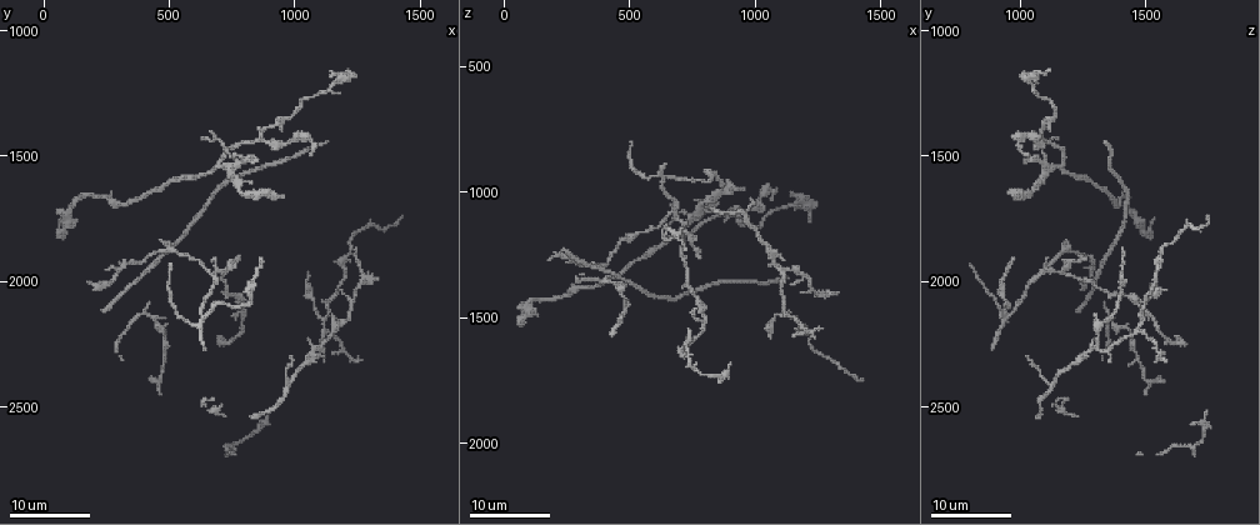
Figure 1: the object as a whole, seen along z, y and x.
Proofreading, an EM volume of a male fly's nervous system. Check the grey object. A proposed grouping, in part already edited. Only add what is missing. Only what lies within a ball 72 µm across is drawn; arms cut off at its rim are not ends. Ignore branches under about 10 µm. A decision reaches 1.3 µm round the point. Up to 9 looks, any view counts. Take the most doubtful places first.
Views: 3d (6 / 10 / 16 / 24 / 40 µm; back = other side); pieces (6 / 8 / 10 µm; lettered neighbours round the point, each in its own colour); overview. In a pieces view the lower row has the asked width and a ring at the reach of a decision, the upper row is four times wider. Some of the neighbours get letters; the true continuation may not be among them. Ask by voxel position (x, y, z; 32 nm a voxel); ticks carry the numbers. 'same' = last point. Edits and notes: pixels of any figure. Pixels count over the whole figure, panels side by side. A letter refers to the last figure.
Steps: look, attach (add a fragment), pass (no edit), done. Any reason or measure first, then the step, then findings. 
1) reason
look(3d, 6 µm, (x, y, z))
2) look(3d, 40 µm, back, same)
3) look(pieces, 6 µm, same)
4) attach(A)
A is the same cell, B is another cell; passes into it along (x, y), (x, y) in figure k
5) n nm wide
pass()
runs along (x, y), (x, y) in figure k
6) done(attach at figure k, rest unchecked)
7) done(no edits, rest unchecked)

tapers out
look(3d, 16 µm, (1130, 1460, 1340))

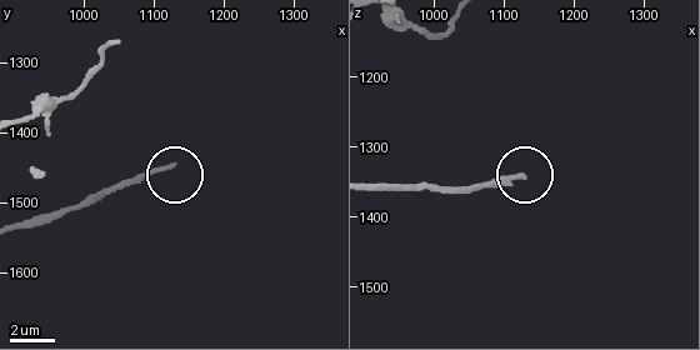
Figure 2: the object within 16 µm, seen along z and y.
look(pieces, 8 µm, (1125, 1445, 1340))

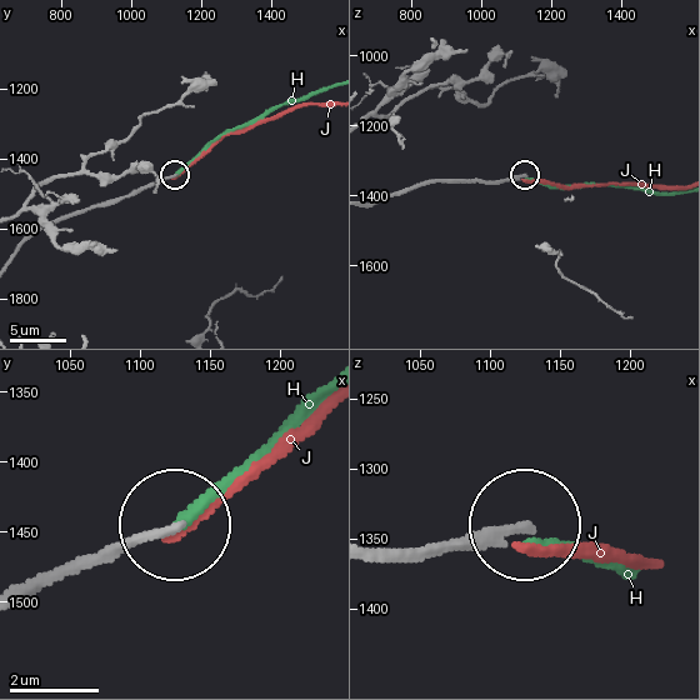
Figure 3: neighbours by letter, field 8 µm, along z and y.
pass()
H and J are other cells; none of them fits

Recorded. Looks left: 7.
free end
look(3d, 16 µm, (870, 1910, 970))

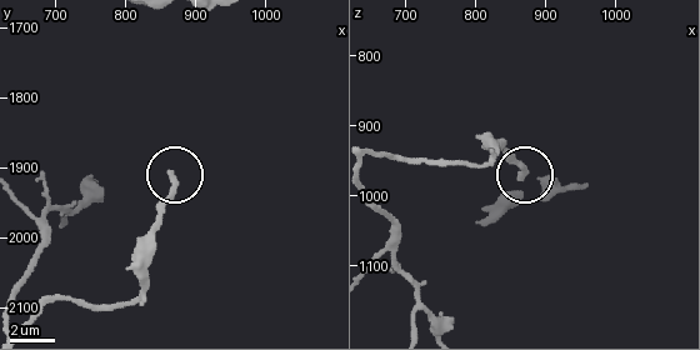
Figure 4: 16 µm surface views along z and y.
look(pieces, 8 µm, (860, 1915, 975))

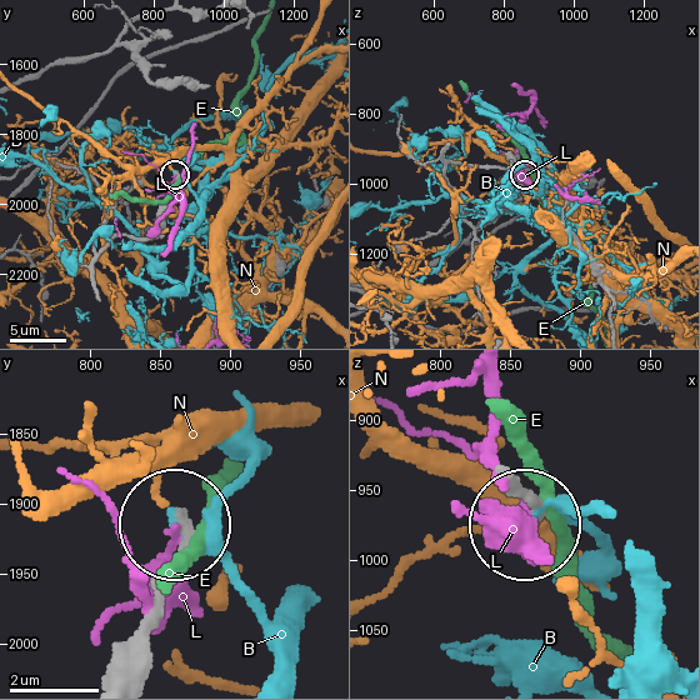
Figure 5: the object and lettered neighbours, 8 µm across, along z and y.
260 nm wide
pass()
B, E, L and N are other cells; no lettered fragment goes on from it

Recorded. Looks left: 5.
end of a long branch
look(3d, 16 µm, (1220, 1160, 1120))

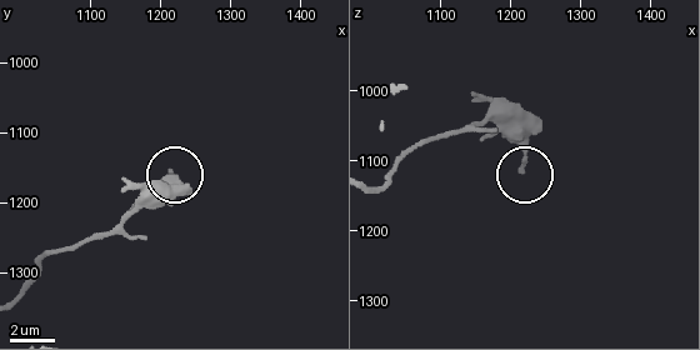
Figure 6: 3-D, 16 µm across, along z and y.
see the neighbours
look(pieces, 8 µm, same)

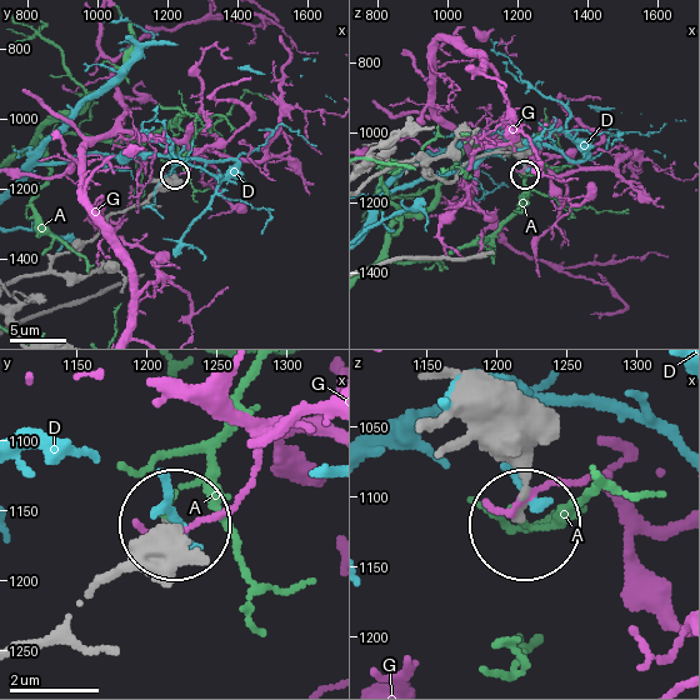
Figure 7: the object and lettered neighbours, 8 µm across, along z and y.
pass()
A, D and G are other cells; no lettered fragment goes on from it

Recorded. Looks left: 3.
thin end
look(3d, 24 µm, (1270, 2320, 1550))

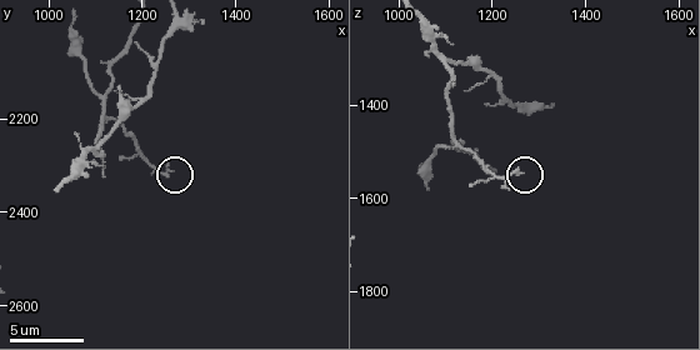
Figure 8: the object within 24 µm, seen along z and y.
what lies round it
look(pieces, 8 µm, (1260, 2310, 1545))

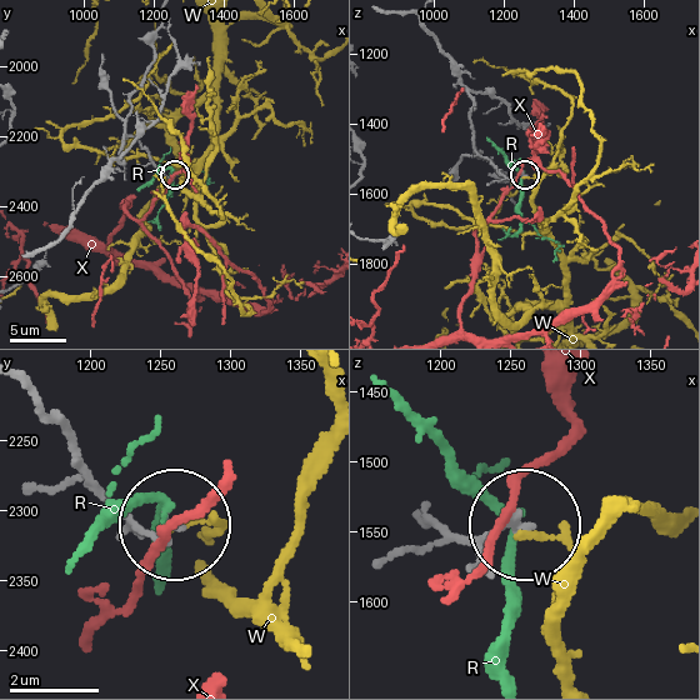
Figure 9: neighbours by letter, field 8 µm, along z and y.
pass()
R, W and X are other cells; none of them fits

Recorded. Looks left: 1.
done(no edits, rest unchecked)

